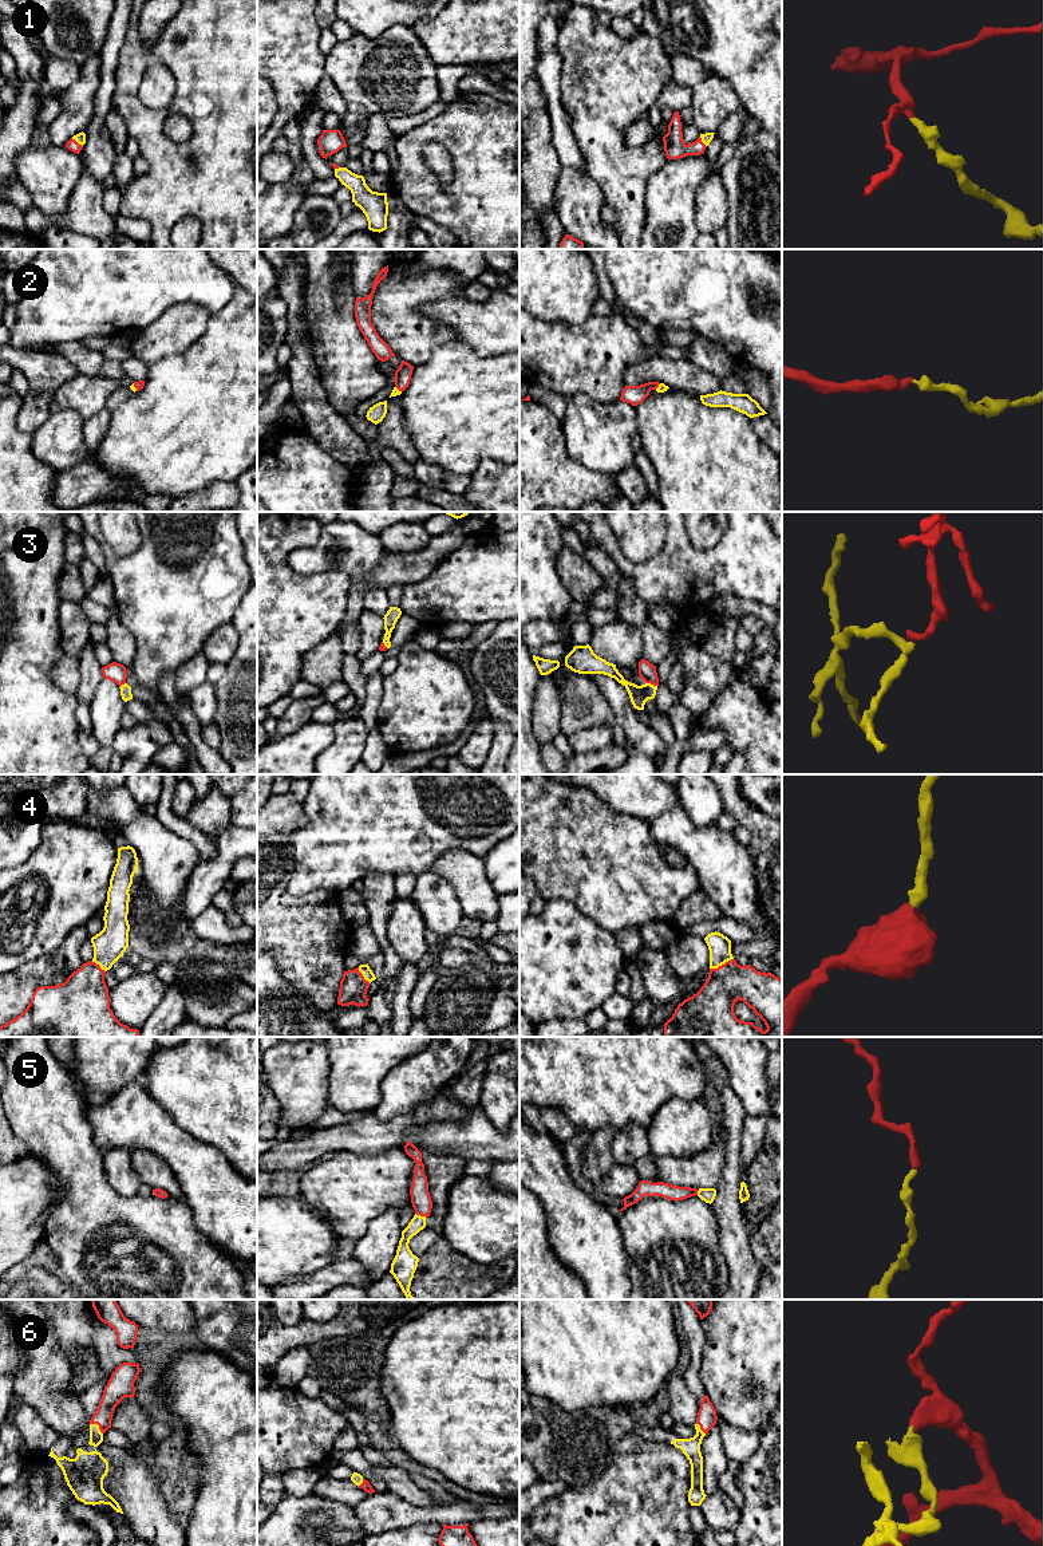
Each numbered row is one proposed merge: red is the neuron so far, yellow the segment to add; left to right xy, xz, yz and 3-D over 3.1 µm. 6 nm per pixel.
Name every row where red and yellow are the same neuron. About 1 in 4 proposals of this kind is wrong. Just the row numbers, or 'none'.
1, 2, 3, 4, 5, 6

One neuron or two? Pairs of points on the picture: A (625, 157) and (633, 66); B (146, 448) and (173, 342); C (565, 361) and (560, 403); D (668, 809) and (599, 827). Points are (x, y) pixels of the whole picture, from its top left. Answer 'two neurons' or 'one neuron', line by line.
A: one neuron
B: two neurons
C: two neurons
D: two neurons

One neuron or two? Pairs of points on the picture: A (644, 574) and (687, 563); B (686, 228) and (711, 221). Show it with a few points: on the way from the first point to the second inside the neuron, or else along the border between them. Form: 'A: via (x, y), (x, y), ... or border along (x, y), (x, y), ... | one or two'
A: via (655, 574), (676, 574) | one
B: border along (695, 193), (695, 225), (700, 232) | two

